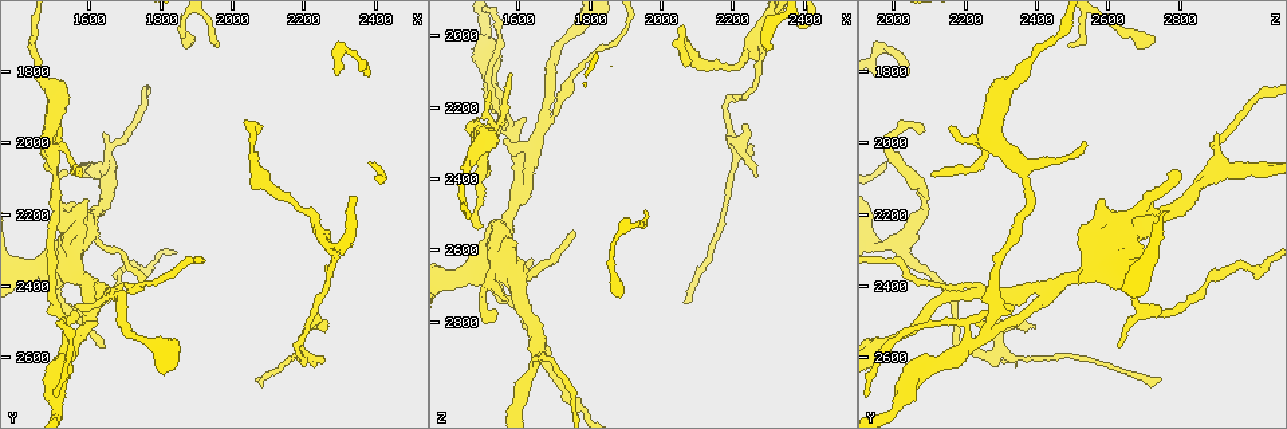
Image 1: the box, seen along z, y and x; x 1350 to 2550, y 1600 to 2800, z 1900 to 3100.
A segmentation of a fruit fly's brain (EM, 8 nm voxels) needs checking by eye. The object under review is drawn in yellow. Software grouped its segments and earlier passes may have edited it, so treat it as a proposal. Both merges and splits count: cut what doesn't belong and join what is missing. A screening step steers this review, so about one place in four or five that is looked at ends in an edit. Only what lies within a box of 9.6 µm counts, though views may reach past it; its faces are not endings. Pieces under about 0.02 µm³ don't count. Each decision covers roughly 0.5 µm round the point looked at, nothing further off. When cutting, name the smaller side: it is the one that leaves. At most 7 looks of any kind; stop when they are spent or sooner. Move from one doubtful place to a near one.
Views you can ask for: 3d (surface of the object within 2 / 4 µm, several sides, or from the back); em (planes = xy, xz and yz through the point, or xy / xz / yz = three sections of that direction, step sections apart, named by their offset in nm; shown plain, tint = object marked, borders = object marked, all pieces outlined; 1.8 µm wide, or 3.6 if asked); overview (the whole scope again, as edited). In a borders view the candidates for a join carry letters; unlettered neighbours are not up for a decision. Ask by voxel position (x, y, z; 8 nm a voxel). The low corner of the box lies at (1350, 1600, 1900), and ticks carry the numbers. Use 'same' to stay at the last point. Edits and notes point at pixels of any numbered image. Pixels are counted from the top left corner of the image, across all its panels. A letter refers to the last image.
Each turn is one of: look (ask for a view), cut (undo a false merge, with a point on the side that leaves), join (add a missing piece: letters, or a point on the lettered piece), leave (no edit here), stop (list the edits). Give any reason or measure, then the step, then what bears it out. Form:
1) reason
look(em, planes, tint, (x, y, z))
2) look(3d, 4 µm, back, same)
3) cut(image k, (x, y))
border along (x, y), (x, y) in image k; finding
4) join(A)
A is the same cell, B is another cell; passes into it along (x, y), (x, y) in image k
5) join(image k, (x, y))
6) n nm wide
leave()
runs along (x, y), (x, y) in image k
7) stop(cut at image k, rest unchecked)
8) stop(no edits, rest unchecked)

side arm on a straight run
look(3d, 2 µm, (2280, 2300, 2000))

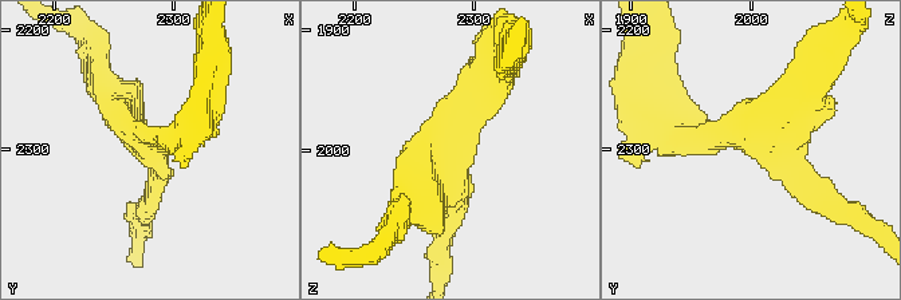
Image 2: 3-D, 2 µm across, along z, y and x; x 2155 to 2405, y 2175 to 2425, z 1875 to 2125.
3 arms; arms of 170, 200, 280 nm
look(em, xz, step 16, borders, (2282, 2294, 1998))

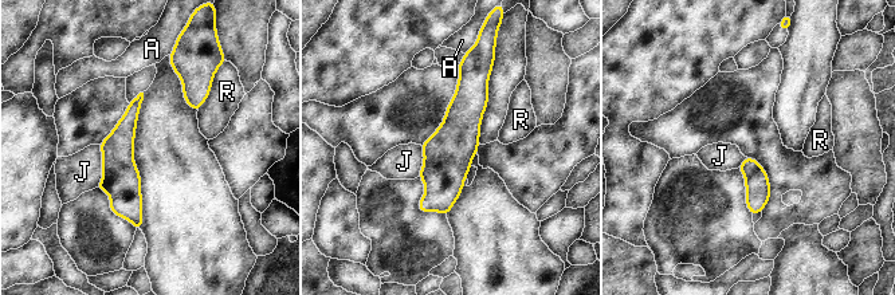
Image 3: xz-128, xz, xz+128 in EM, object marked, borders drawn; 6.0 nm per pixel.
70 nm wide
leave()
A, J and R are other cells; runs along (466, 69), (443, 188), (423, 208) in image 3; one neuron here

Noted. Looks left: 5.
long arm stops here
look(3d, 4 µm, (2070, 1970, 2080))

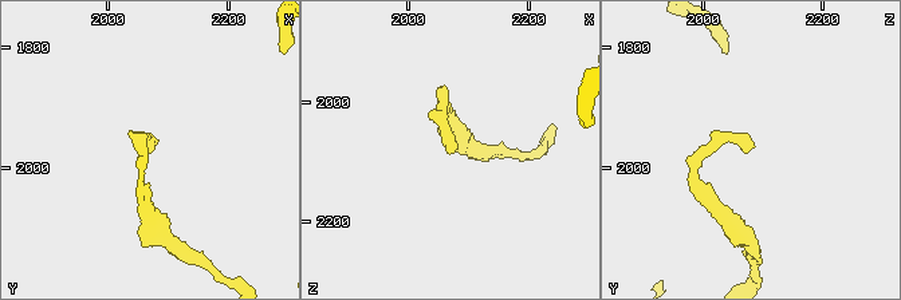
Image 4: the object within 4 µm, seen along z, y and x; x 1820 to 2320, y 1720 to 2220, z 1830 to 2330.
look(em, planes, borders, (2070, 1970, 2085))

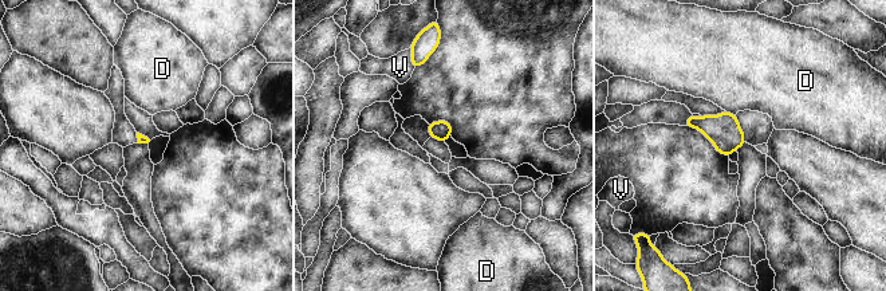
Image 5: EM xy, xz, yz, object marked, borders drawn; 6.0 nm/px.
leave()
D and V are other cells; border along (725, 110), (735, 115) in image 5; none of them fits

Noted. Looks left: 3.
four or more arms meet
look(3d, 4 µm, (1550, 2220, 2640))

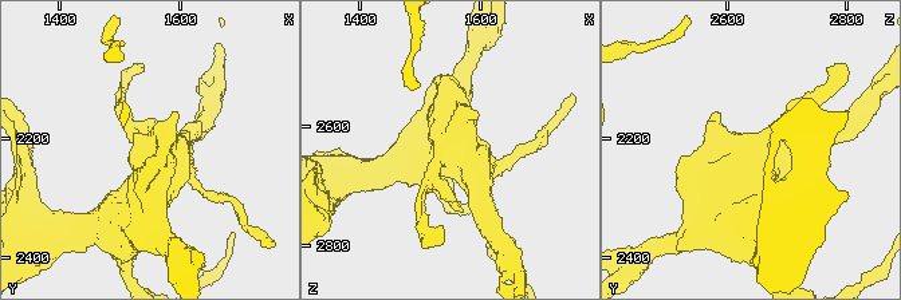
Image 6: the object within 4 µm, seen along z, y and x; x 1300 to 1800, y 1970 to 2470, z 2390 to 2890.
look(em, 3.6 µm, yz, step 8, tint, (1550, 2225, 2640))

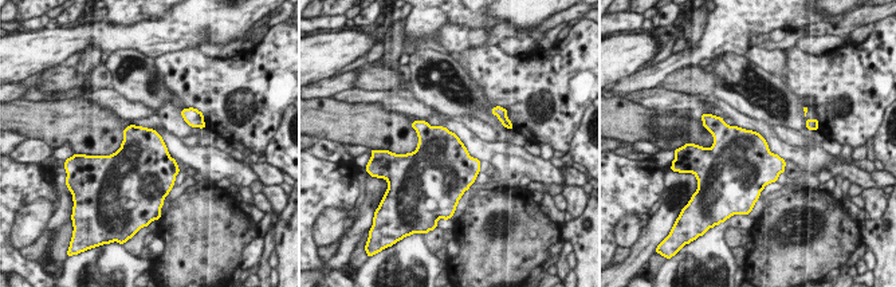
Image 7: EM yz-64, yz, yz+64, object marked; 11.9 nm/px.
another direction
look(em, 3.6 µm, planes, borders, same)

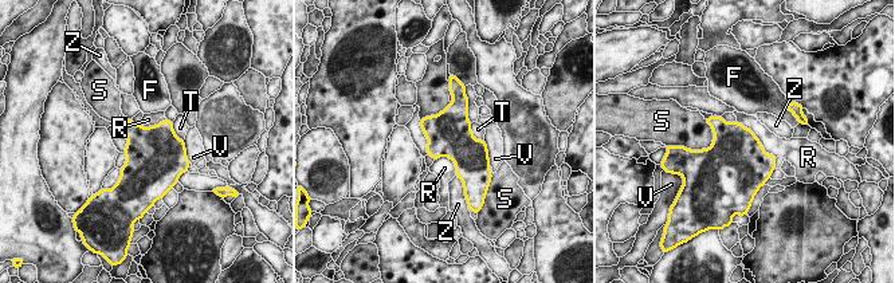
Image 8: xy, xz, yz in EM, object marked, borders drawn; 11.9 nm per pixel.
R touches over 650 nm
leave()
F, R, S, T, V and Z are other cells; border along (737, 121), (776, 157) in image 8; continuous, no second neuron

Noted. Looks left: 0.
stop(no edits, rest unchecked)

